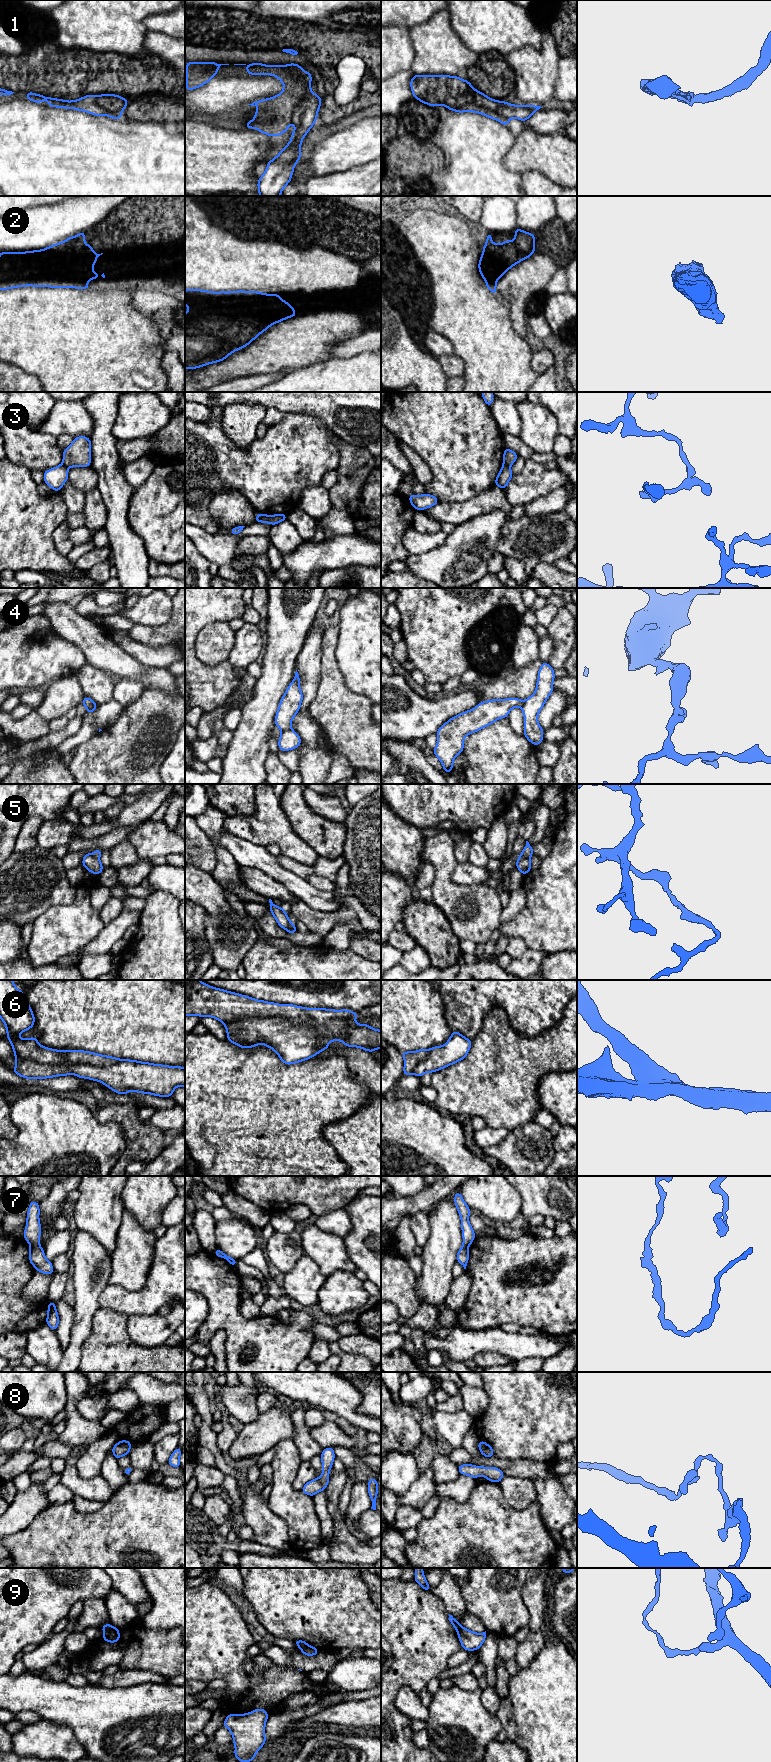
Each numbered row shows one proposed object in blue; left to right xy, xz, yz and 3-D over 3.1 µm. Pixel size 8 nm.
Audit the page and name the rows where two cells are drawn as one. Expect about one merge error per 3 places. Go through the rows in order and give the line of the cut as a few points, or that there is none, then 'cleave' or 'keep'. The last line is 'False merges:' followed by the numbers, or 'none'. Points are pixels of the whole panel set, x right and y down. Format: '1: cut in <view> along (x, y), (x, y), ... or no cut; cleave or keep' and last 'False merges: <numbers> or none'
1: no cut; keep
2: cut in xy along (93, 253), (77, 279), (68, 276), (64, 282), (56, 286); cleave
3: cut in xz along (265, 515), (259, 521); cleave
4: cut in xz along (290, 728), (282, 731); cleave
5: cut in xz along (292, 923), (287, 931); cleave
6: cut in xz along (308, 1016), (302, 1023), (283, 1017), (239, 1017), (223, 1023); cleave
7: cut in xy along (30, 1244), (38, 1246); cleave
8: no cut; keep
9: cut in xy along (112, 1626), (104, 1632); cleave
False merges: 2, 3, 4, 5, 6, 7, 9

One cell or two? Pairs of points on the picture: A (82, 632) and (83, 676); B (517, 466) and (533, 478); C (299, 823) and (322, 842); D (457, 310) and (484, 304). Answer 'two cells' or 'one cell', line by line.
A: two cells
B: two cells
C: one cell
D: one cell

